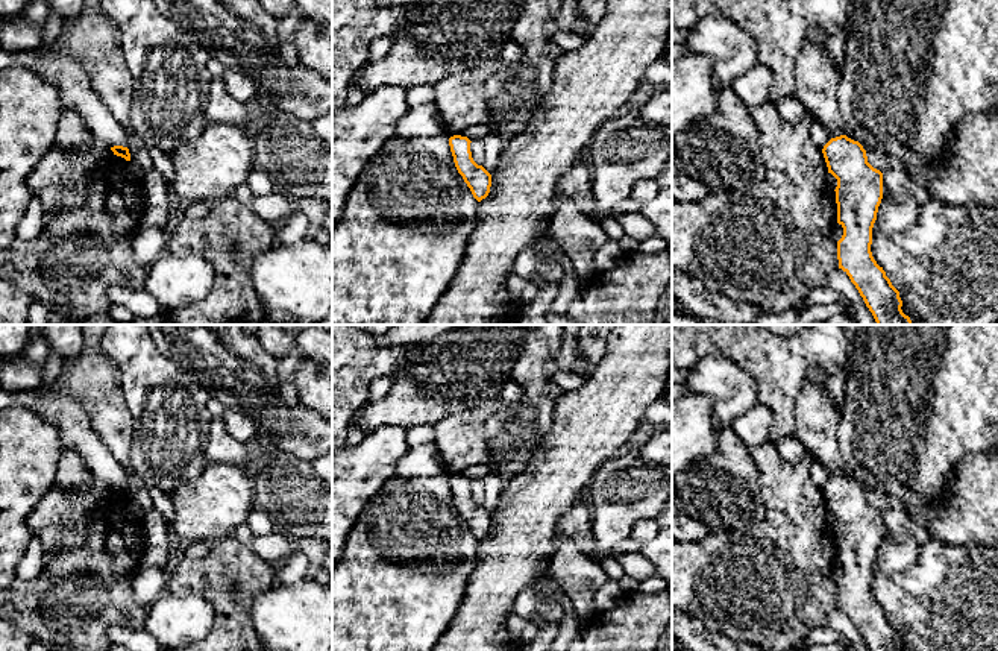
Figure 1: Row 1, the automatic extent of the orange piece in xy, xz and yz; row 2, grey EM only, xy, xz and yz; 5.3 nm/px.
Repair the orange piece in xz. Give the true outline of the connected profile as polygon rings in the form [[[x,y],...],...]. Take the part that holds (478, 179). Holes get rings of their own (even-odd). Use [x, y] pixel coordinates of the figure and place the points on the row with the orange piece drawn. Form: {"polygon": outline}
{"polygon": [[[453,135],[449,138],[455,167],[470,188],[473,197],[481,202],[490,193],[491,175],[473,161],[470,143],[472,141],[467,137],[461,135]]]}

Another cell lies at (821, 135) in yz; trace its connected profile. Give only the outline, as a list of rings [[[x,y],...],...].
[[[814,120],[810,127],[811,138],[819,149],[830,141],[830,129],[825,127],[821,121]]]

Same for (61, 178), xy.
[[[94,135],[68,152],[55,143],[53,149],[29,173],[30,196],[41,199],[42,229],[61,209],[79,209],[86,202],[86,187],[94,171],[108,159],[109,146]]]

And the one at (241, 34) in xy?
[[[155,0],[161,12],[190,32],[226,70],[249,76],[270,108],[297,117],[305,127],[332,111],[332,83],[302,64],[291,68],[279,53],[276,20],[259,0]]]

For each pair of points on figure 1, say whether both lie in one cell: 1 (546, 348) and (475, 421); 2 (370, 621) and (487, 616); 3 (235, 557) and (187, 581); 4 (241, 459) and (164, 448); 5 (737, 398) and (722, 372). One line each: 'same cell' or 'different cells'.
1: different cells
2: different cells
3: same cell
4: different cells
5: same cell

